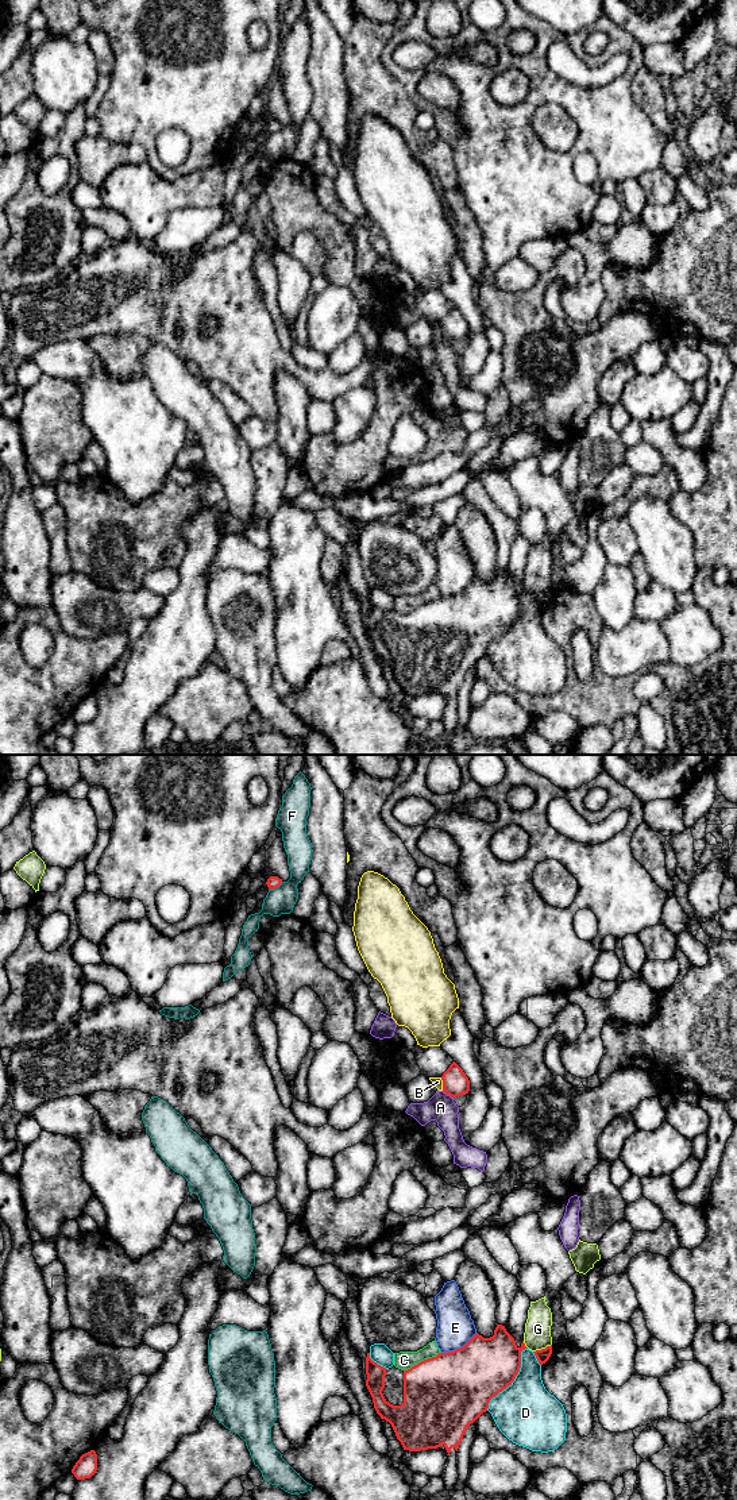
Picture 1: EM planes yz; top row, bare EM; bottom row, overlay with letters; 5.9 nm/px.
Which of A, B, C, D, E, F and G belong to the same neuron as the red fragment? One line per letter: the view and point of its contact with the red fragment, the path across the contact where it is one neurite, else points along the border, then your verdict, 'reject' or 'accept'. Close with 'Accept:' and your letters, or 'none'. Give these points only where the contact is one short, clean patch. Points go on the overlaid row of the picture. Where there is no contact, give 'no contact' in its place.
A: yz (447, 1094) | along yz (442, 1091), (452, 1098) | reject
B: yz (443, 1084) | reject
C: yz (421, 1361) | reject
D: yz (513, 1380) | reject
E: yz (460, 1348) | reject
F: yz (276, 887) | reject
G: yz (541, 1349) | reject
Accept: none

